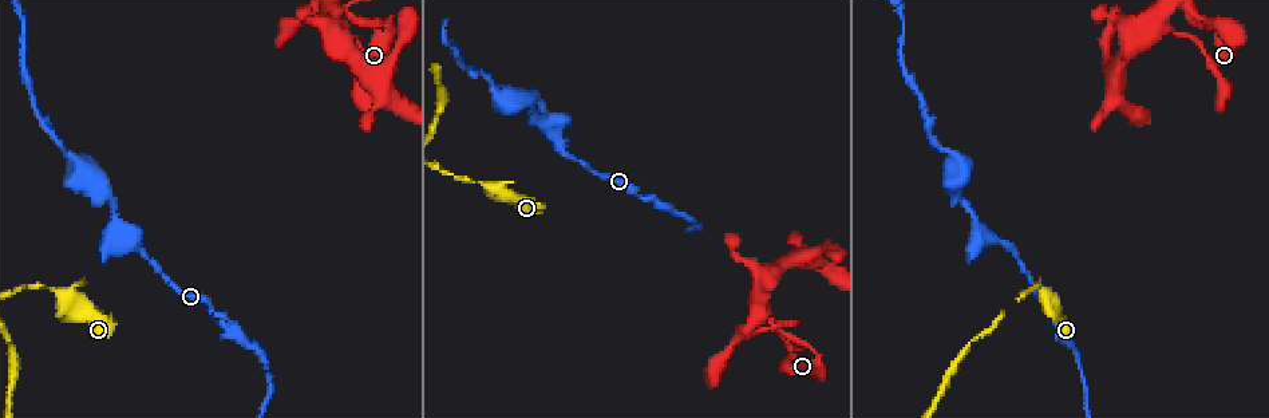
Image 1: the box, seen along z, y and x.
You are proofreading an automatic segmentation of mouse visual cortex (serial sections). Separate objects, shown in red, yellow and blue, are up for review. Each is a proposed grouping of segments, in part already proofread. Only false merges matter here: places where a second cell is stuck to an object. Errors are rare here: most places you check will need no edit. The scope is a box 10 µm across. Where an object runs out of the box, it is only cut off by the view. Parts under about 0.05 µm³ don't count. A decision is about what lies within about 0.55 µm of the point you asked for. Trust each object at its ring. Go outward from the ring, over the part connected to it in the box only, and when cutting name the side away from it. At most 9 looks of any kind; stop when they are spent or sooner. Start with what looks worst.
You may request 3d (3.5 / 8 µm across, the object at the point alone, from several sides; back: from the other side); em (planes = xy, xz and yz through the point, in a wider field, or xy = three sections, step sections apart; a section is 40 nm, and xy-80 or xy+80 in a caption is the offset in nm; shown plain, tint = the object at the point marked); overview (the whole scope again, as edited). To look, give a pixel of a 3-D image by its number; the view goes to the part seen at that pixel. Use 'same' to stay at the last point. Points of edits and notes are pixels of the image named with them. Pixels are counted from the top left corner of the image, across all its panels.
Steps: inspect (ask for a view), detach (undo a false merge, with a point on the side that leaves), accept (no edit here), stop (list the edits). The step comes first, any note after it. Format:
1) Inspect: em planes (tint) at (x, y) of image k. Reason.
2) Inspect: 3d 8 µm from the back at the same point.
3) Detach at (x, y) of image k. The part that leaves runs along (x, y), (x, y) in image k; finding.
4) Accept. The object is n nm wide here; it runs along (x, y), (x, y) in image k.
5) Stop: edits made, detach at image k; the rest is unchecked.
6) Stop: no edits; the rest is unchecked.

Inspect: 3d 8 µm at (47, 287) of image 1. Thin neck.

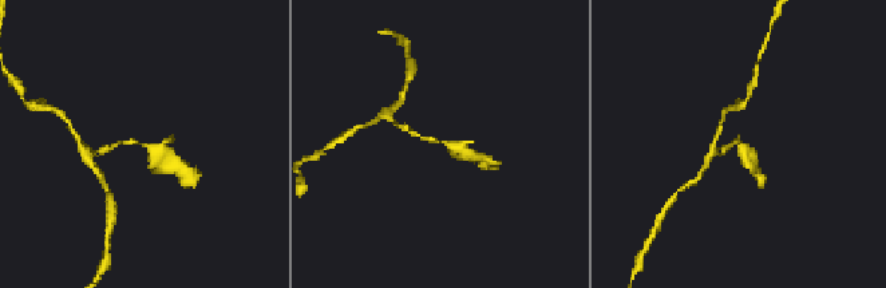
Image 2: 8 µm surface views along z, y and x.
Inspect: em xy step 2 (tint) at the same point.

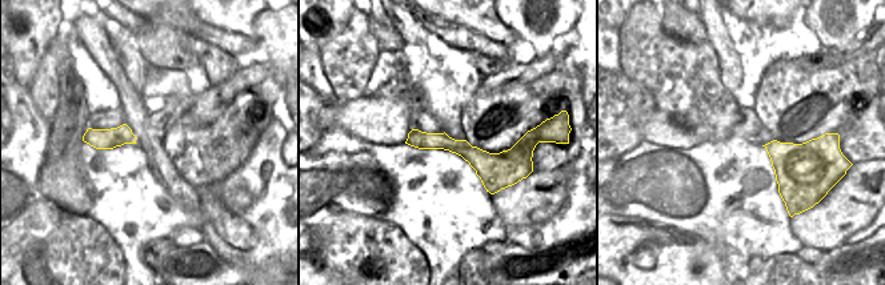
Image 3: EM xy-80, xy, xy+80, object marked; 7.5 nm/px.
Accept. The object is 150 nm wide here; it runs along (411, 136), (479, 160), (517, 152) in image 3; all the same cell.

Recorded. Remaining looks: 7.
Inspect: 3d 3.5 µm at (523, 97) of image 1. A fork.

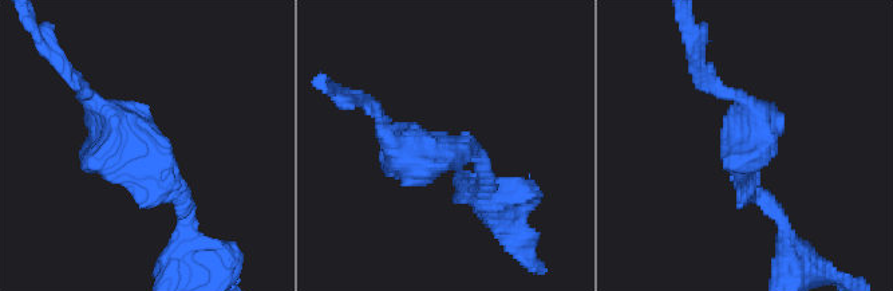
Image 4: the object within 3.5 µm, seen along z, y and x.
Inspect: em xy step 5 (tint) at (145, 154) of image 4. Need the tissue.

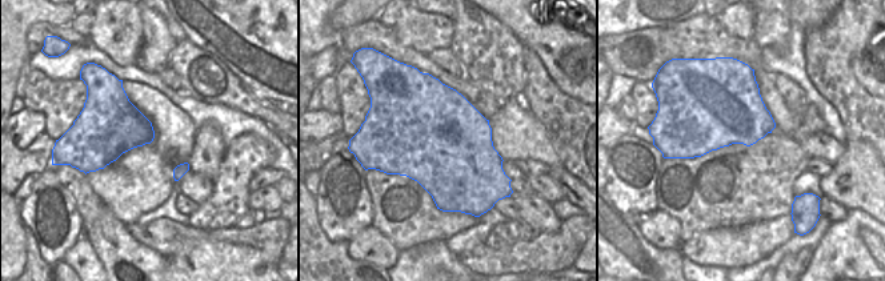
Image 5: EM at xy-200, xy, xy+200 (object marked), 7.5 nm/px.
Accept. The object is 750 nm wide here; it runs along (180, 201), (168, 176), (80, 86) in image 4; one cell here.

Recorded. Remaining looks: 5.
Inspect: 3d 3.5 µm at (1174, 31) of image 1. Calibre changes.

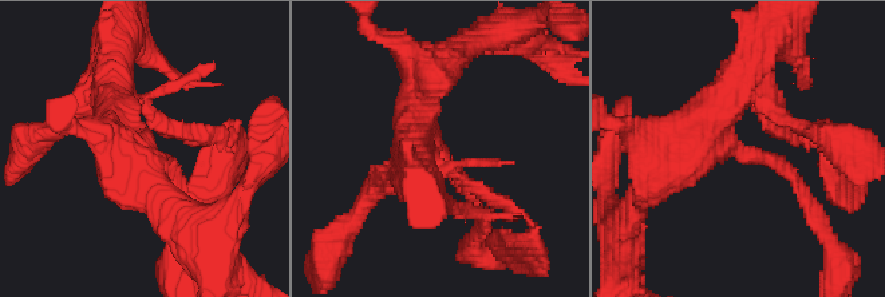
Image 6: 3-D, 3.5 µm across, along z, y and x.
Inspect: em xy step 5 (tint) at (742, 155) of image 6. Now the EM.

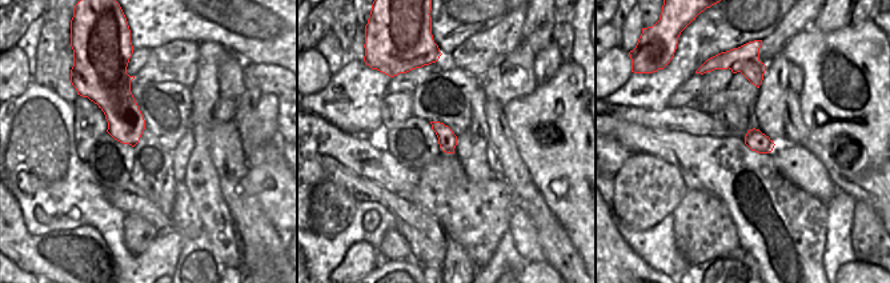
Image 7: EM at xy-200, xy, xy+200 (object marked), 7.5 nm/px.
Accept. The object is 140 nm wide here; it runs along (733, 91), (708, 117), (722, 137), (805, 194) in image 6; all the same cell.

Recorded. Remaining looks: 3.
Stop: no edits; the rest is unchecked.

